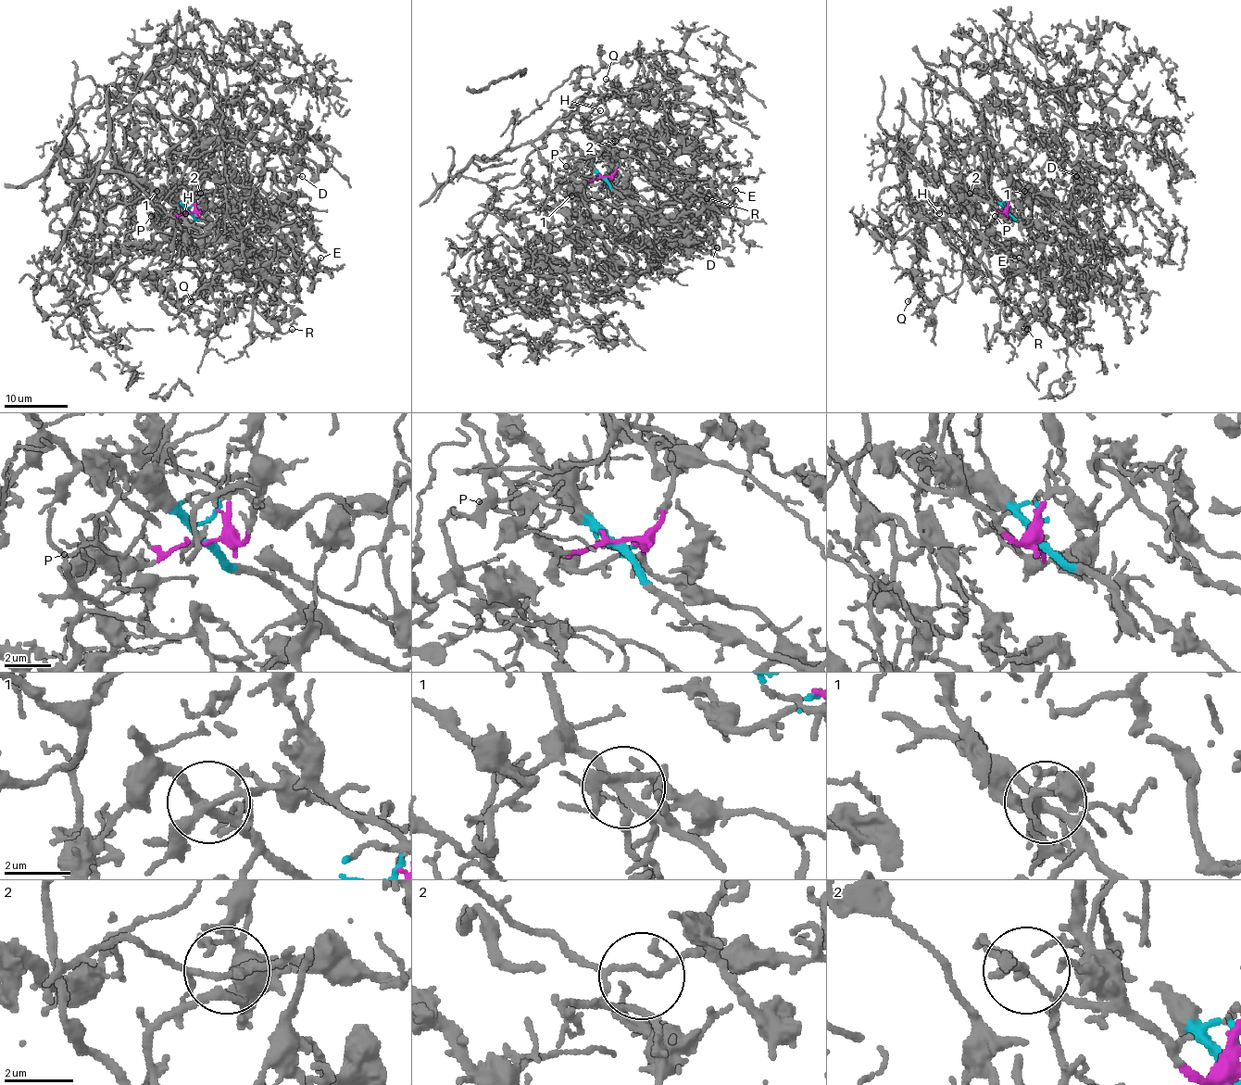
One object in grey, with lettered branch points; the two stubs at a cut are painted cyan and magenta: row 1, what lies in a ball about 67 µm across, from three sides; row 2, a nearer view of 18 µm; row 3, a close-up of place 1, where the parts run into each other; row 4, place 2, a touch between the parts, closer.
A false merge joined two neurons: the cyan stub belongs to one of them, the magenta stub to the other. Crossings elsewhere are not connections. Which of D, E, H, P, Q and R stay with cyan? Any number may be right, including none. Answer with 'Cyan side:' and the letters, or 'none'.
Cyan side: D, E, H, R

